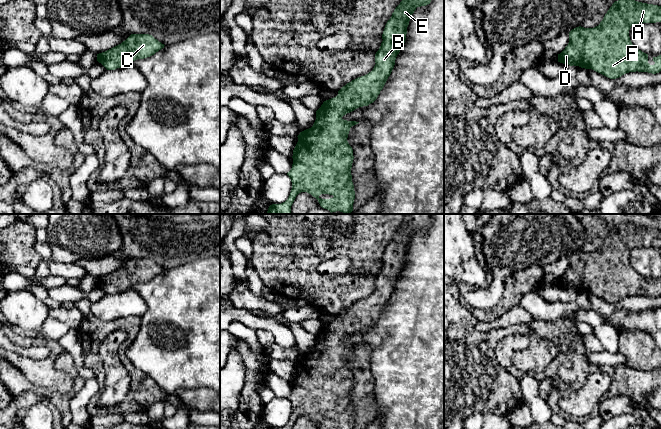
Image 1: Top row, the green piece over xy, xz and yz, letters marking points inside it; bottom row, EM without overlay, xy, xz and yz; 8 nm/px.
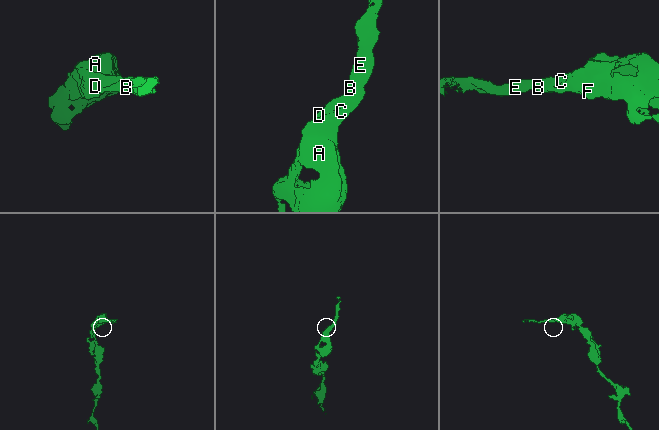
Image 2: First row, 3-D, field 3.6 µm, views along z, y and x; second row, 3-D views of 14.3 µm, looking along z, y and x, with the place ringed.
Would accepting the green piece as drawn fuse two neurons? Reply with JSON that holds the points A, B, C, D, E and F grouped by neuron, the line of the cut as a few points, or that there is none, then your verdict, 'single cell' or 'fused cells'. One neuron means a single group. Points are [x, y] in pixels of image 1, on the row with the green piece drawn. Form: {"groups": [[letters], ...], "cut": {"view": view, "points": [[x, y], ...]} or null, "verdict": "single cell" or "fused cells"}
{"groups": [["A", "B", "C", "D", "E", "F"]], "cut": null, "verdict": "single cell"}

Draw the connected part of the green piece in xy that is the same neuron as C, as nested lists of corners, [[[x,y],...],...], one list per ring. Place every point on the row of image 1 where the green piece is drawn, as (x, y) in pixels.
[[[131,34],[121,44],[97,54],[97,61],[107,70],[115,70],[130,65],[137,59],[150,57],[164,46],[152,35]]]

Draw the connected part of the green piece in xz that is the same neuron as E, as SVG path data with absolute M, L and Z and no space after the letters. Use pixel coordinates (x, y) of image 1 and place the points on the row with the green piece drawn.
M402 0L395 8L385 25L373 70L347 83L336 97L324 101L316 111L313 126L297 136L292 168L287 173L292 182L290 195L285 202L270 205L266 214L291 214L291 206L301 192L311 194L331 213L353 211L355 191L351 168L354 156L347 138L350 128L359 122L342 117L377 99L405 43L412 14L417 7L430 2Z

